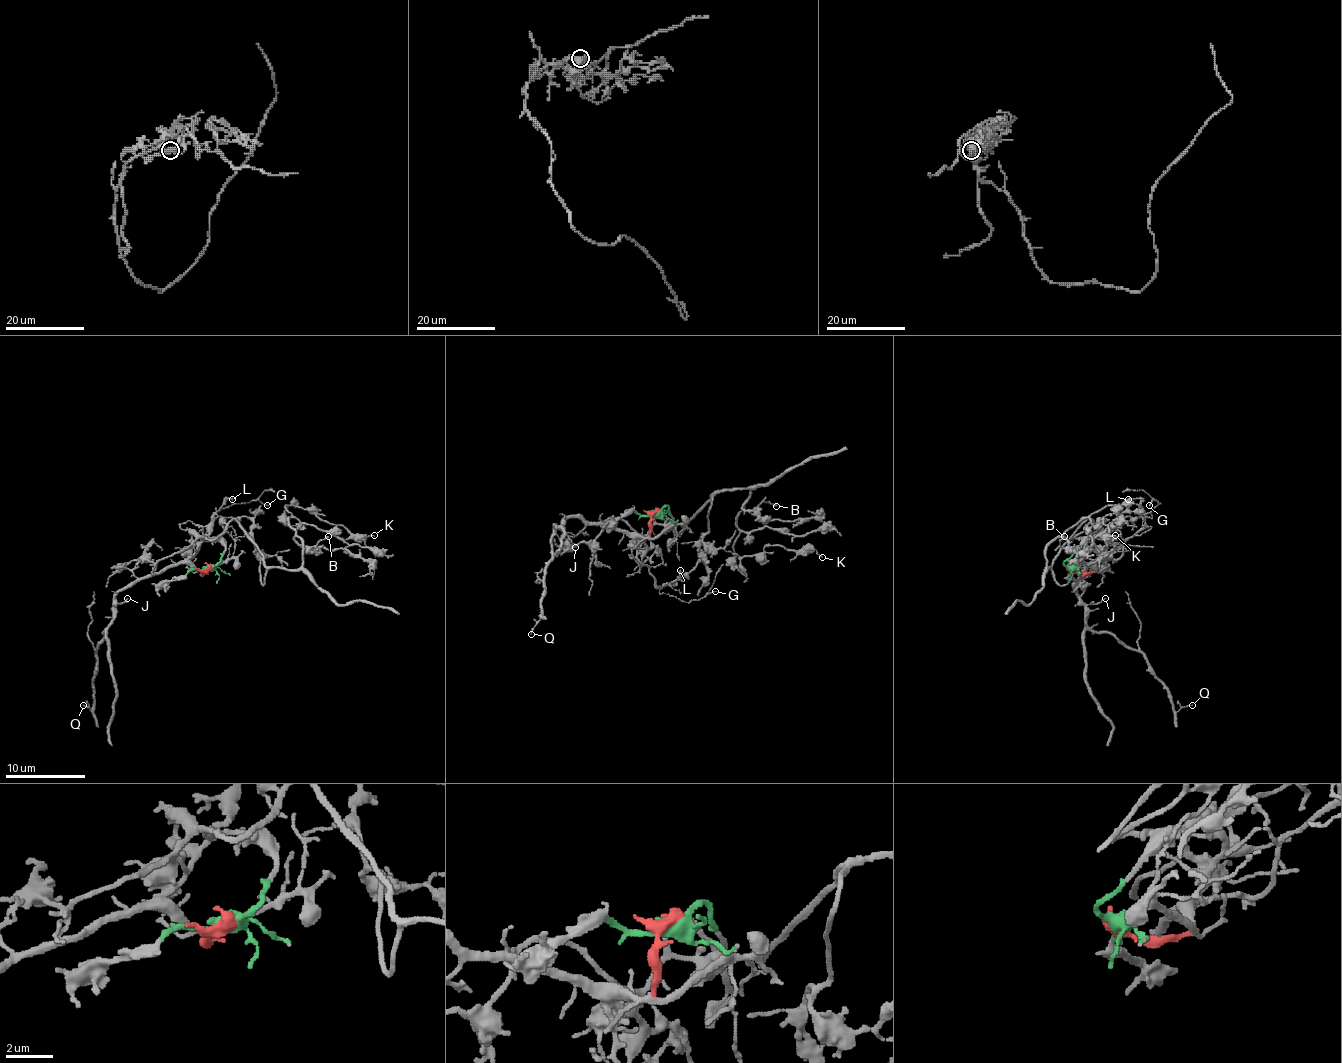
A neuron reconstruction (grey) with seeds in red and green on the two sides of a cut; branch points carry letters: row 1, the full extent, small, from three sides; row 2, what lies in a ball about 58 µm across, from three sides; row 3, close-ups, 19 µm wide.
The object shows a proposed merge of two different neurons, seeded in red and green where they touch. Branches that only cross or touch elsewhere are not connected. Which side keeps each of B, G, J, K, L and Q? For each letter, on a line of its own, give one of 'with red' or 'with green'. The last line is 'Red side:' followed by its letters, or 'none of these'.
B: with green
G: with red
J: with red
K: with green
L: with red
Q: with red
Red side: G, J, L, Q

